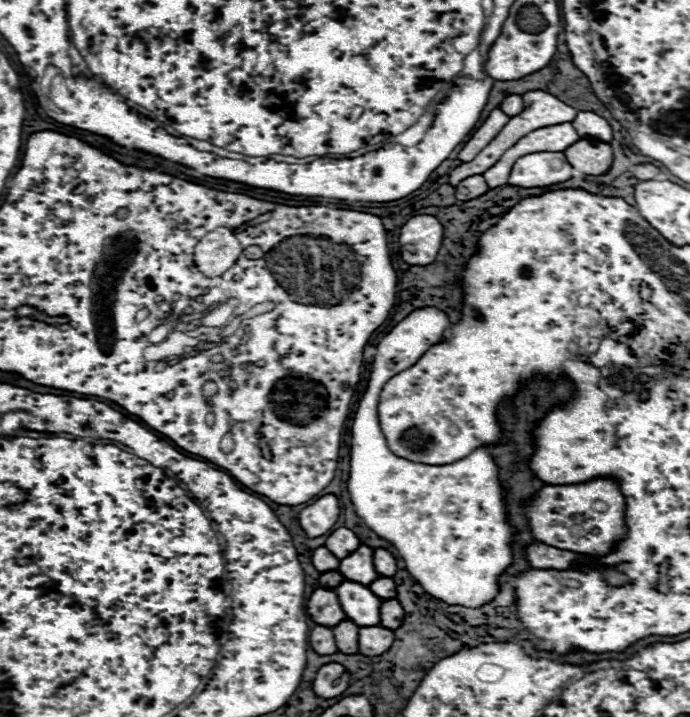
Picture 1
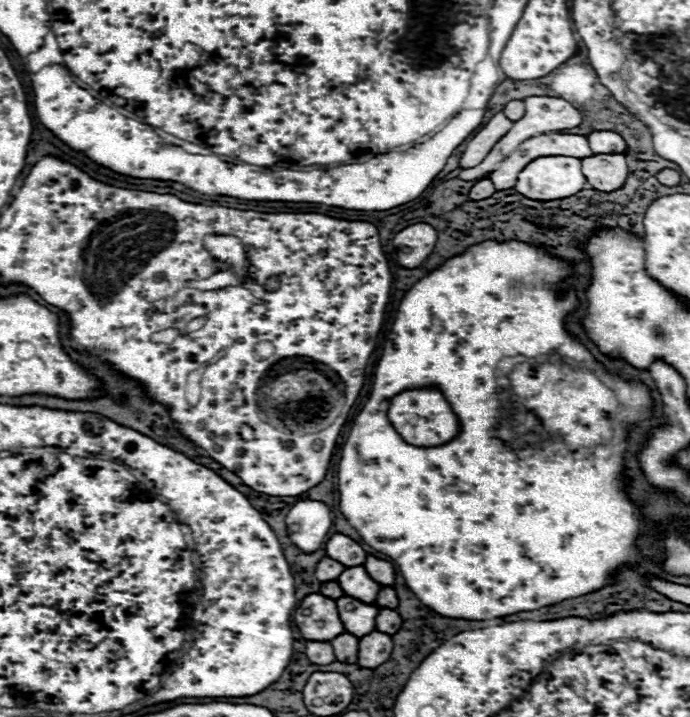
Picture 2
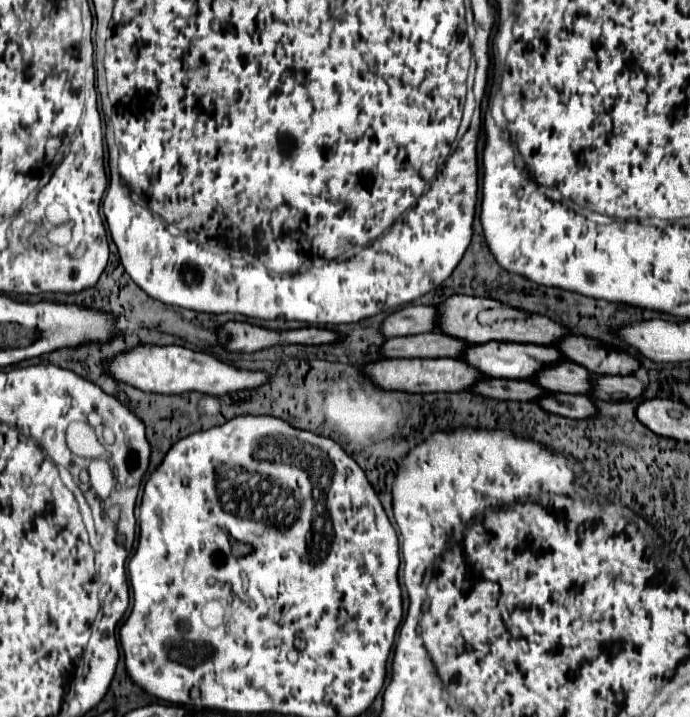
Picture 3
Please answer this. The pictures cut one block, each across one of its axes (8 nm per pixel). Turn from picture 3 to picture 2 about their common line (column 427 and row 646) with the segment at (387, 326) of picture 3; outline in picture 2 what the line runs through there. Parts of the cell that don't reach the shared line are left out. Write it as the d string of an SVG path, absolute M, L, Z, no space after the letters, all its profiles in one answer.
M308 640L306 642L306 656L314 664L330 664L330 662L336 660L334 648L332 648L330 642L314 642L314 640Z

